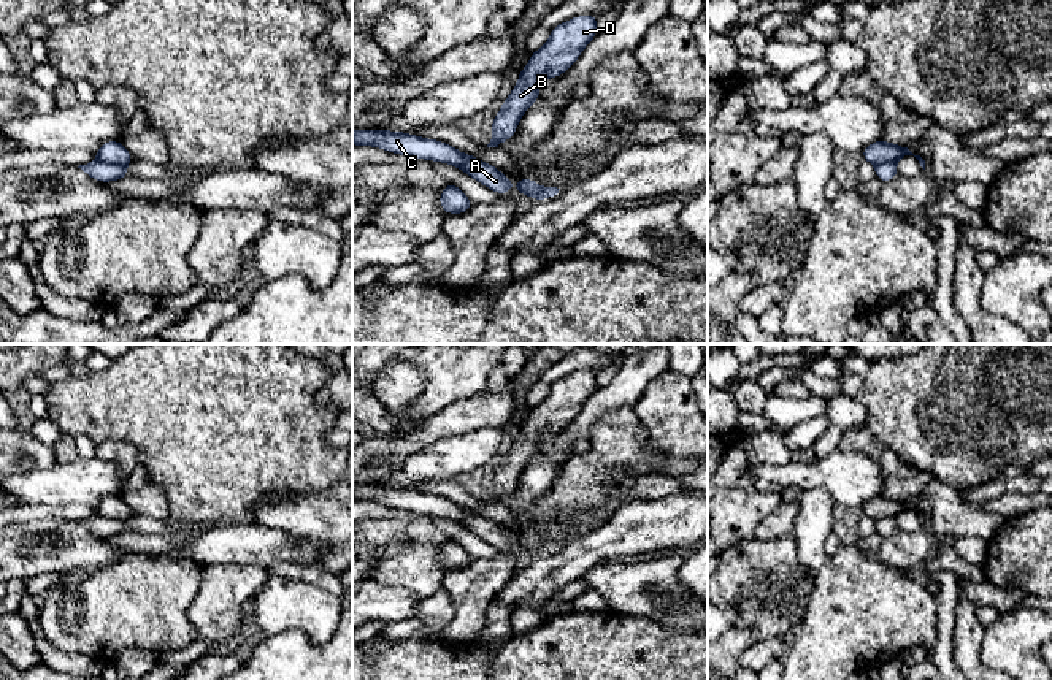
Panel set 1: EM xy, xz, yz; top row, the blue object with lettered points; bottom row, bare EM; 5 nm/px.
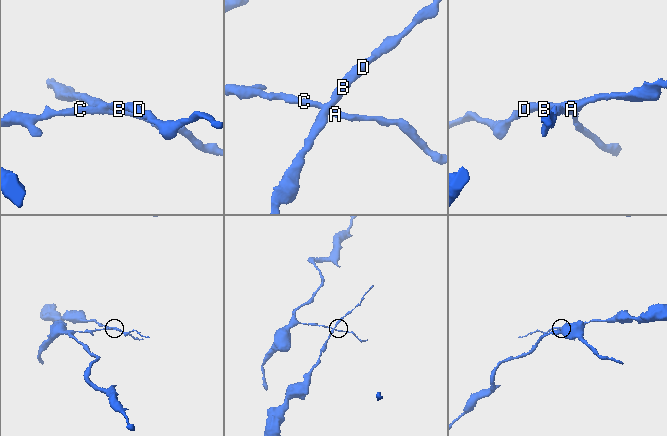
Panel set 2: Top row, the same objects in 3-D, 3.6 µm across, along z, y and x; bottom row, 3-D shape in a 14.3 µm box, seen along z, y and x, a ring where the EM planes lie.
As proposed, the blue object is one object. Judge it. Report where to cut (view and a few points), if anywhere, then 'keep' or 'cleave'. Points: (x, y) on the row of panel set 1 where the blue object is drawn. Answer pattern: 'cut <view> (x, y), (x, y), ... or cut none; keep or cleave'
cut xy (97, 157), (105, 162), (126, 165); cleave

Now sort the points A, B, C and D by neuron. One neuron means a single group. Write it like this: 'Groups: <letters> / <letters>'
Groups: A C / B D

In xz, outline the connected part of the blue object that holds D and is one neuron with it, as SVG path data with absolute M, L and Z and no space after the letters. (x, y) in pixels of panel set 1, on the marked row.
M578 16L551 29L549 40L532 52L528 65L517 73L519 82L495 114L487 147L498 147L513 138L524 113L539 98L539 84L547 78L562 76L578 60L598 35L598 19L600 16Z

